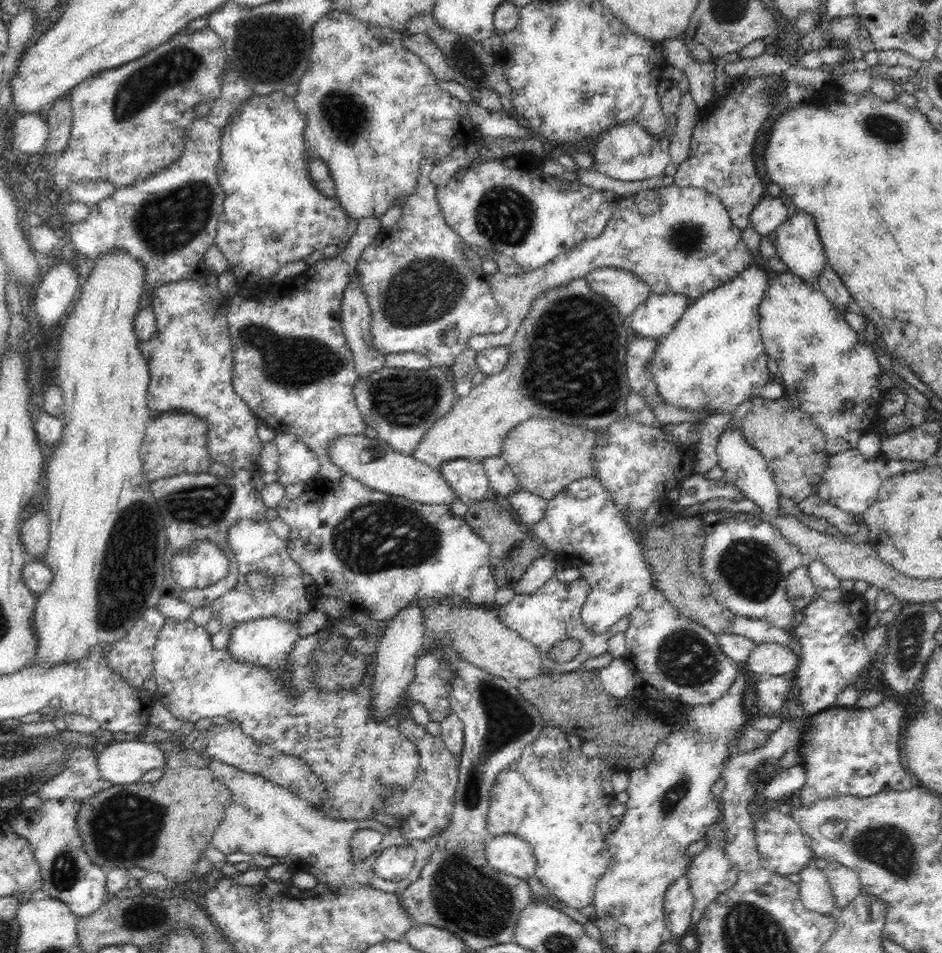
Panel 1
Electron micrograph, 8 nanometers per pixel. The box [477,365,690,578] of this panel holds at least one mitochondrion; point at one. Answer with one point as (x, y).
(516, 556)

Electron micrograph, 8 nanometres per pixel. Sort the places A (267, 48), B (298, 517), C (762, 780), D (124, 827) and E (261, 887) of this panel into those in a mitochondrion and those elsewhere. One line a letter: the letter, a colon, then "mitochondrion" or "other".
A: mitochondrion
B: other
C: other
D: mitochondrion
E: other

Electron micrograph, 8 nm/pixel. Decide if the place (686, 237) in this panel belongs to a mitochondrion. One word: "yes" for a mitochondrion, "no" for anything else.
yes

